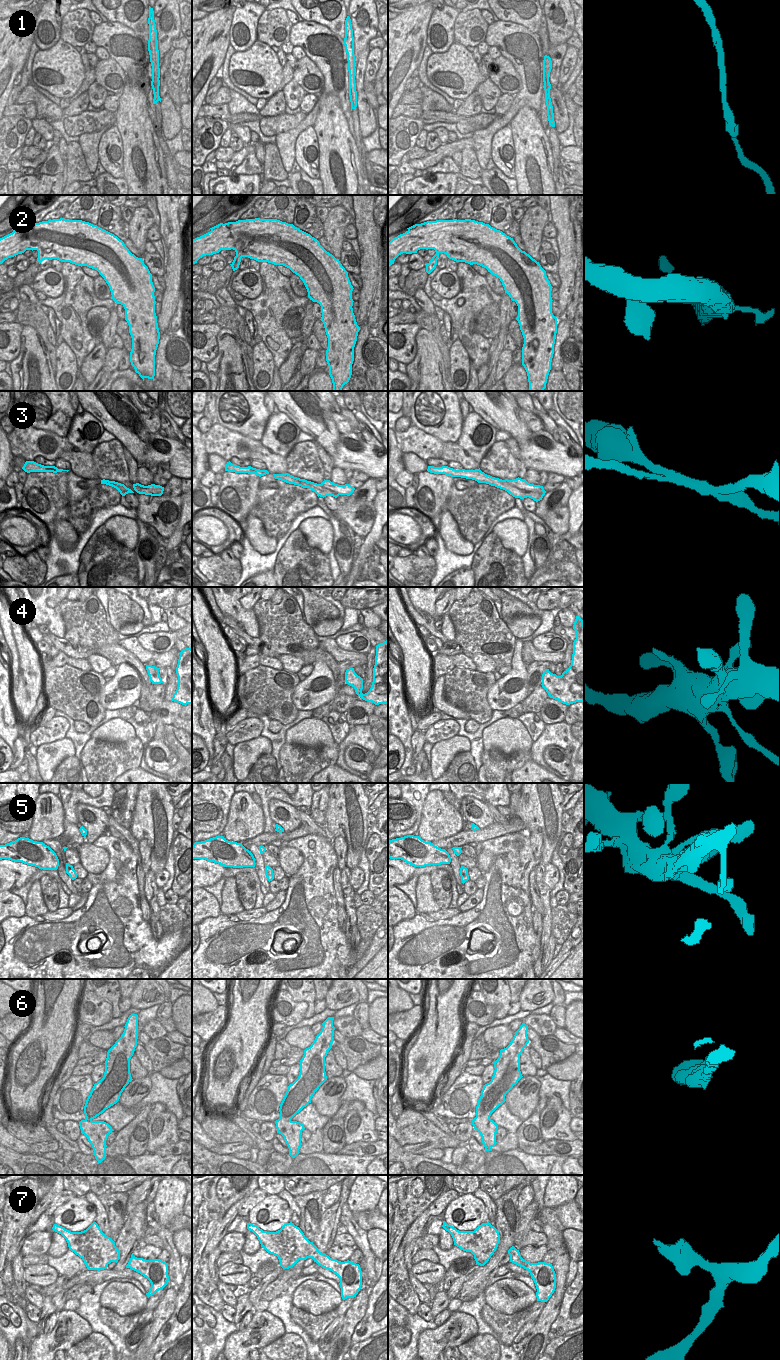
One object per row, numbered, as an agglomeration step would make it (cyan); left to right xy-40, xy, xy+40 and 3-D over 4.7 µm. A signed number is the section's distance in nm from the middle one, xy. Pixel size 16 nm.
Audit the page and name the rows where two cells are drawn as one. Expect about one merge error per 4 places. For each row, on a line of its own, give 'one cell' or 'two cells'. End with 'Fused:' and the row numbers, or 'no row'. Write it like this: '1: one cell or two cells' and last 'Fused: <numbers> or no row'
1: one cell
2: one cell
3: two cells
4: one cell
5: one cell
6: one cell
7: one cell
Fused: 3

